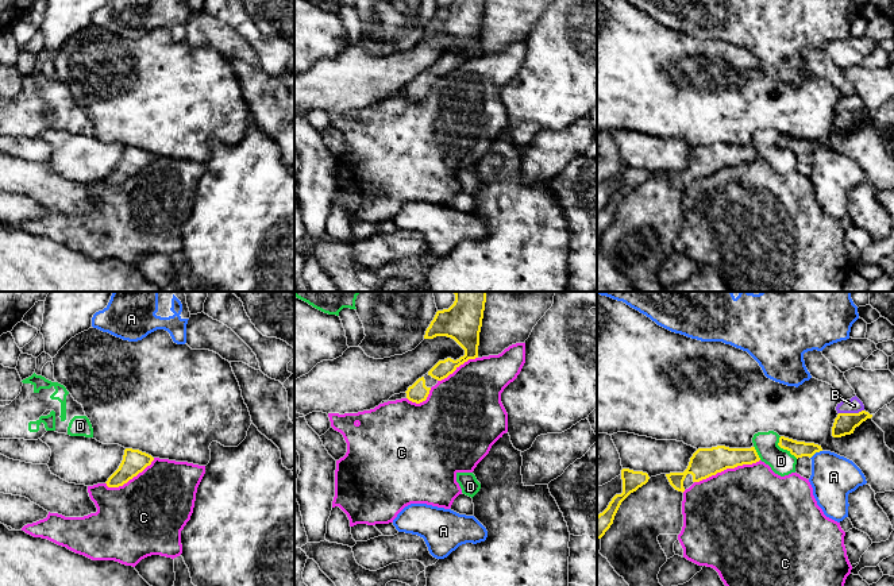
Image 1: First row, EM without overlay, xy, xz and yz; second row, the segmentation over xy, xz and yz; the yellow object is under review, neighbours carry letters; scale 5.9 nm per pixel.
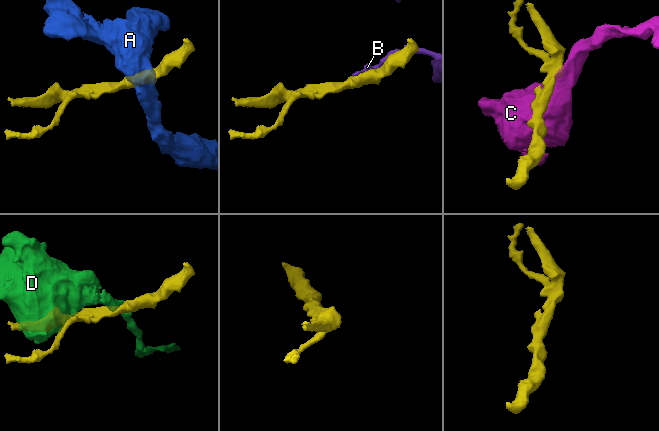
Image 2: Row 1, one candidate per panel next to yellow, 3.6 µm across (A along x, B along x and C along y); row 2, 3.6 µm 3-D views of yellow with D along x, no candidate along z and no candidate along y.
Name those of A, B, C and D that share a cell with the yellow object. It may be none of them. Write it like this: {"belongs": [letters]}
{"belongs": []}

